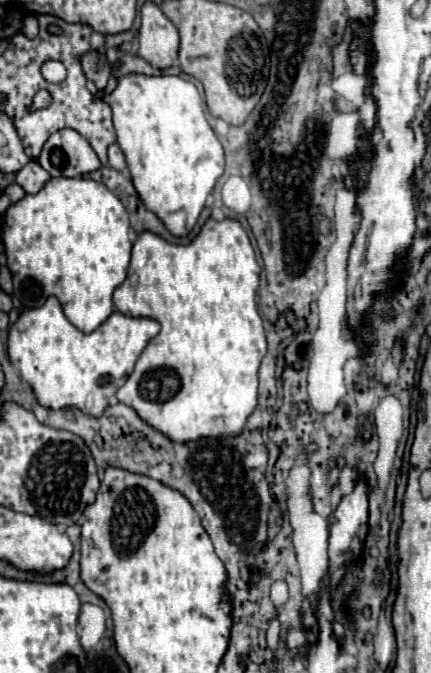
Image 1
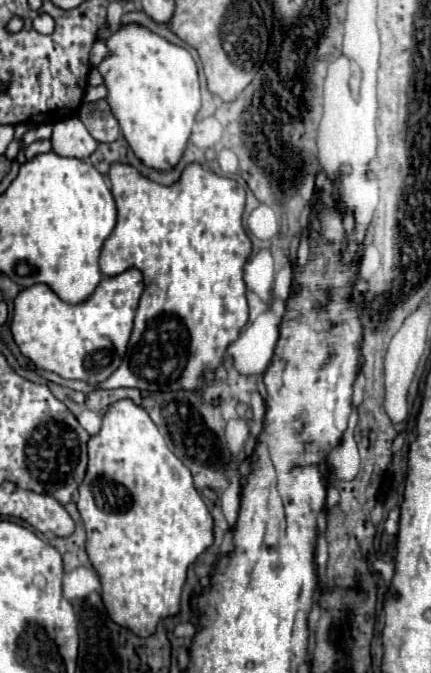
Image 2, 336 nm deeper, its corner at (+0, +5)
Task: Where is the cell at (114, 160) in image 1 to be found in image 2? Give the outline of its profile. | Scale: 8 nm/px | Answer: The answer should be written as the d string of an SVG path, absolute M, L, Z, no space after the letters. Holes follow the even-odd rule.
M106 99L100 101L84 101L80 107L80 119L86 125L86 129L90 131L90 135L98 141L98 143L114 143L120 137L120 127L118 121L114 119Z

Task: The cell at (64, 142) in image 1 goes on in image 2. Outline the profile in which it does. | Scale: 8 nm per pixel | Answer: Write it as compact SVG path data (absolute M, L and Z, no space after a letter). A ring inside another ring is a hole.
M66 117L58 121L52 129L52 151L62 157L76 157L88 159L98 143L96 139L84 129L84 123L78 117Z

